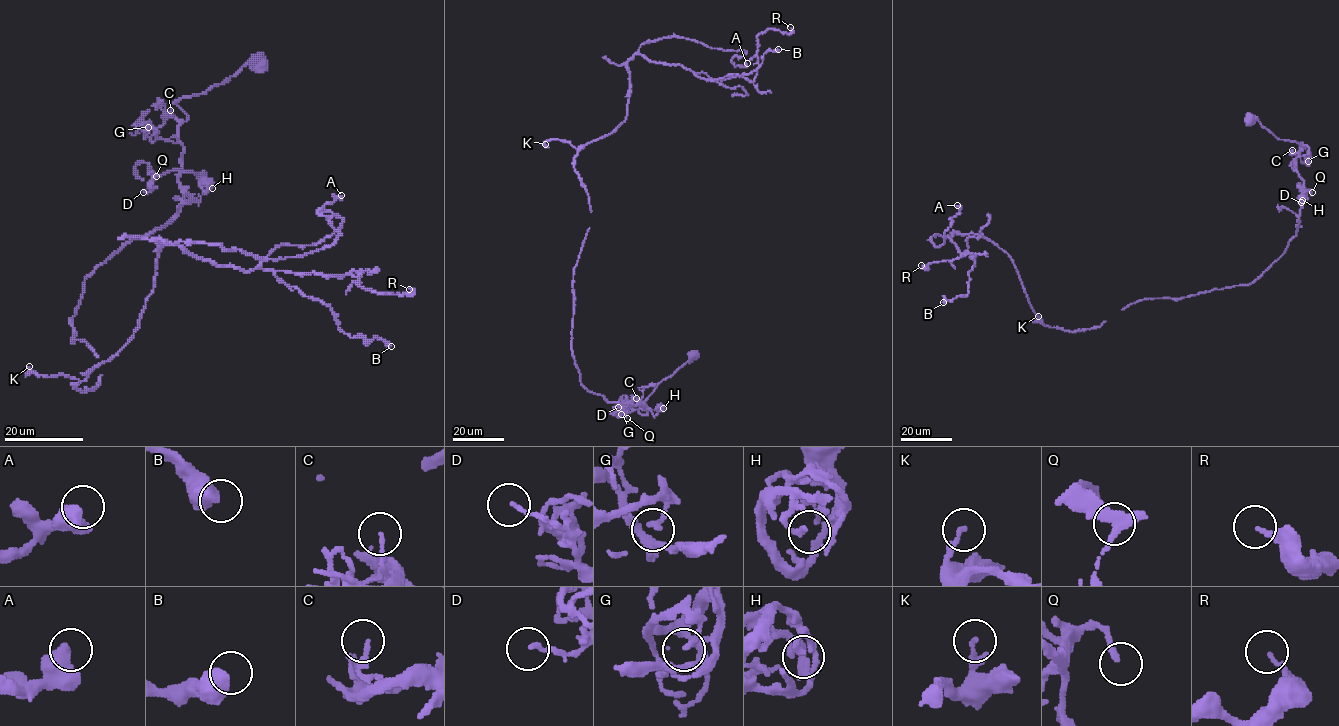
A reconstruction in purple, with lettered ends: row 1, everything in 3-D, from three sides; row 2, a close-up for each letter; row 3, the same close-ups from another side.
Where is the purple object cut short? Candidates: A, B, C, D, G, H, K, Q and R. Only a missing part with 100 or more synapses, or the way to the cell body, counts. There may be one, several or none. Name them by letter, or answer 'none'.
none

